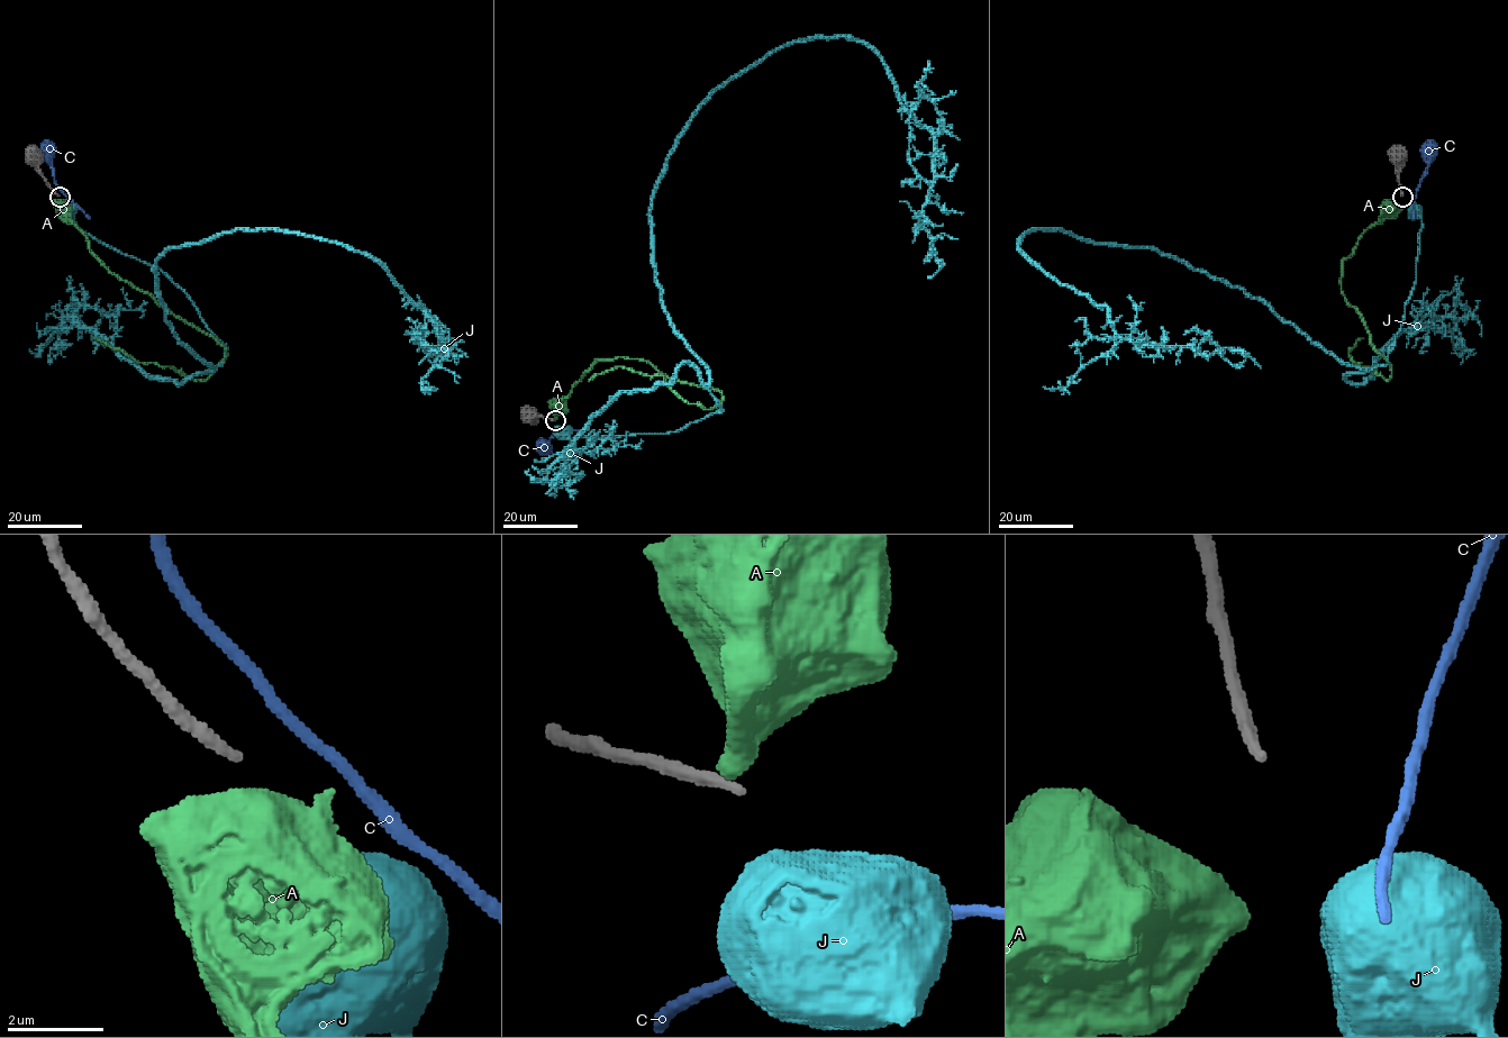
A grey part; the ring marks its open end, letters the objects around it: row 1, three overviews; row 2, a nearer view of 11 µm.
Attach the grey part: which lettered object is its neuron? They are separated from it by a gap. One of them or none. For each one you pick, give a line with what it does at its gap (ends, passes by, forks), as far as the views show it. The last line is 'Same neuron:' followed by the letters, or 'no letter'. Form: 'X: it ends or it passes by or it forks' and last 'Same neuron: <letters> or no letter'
Same neuron: no letter

